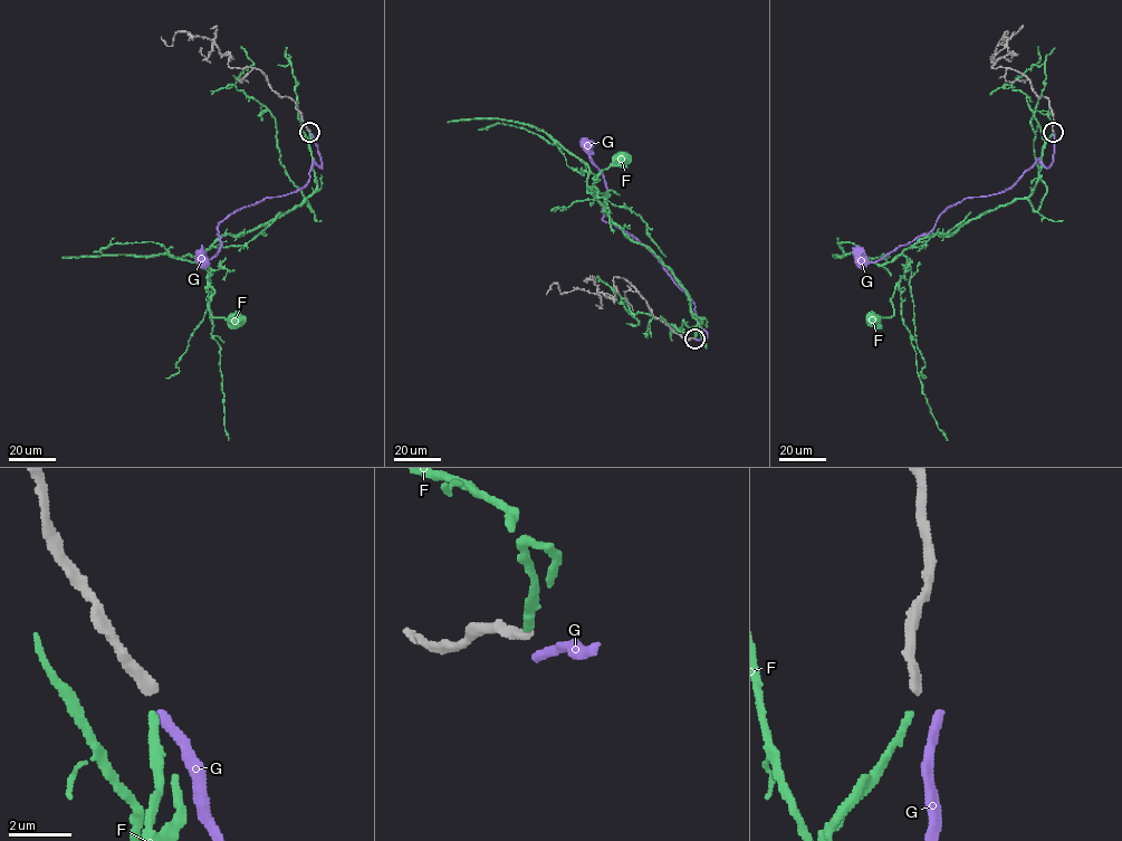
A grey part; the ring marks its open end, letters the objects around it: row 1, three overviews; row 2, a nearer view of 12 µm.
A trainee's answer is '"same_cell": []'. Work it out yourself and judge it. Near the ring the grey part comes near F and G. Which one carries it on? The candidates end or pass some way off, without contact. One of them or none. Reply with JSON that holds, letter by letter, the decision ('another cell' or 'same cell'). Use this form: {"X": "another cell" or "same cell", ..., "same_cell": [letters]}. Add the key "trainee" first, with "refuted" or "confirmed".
{"trainee": "refuted", "F": "same cell", "G": "another cell", "same_cell": ["F"]}

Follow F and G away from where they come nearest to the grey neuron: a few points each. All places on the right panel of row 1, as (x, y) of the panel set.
F: (1053, 133), (1033, 192), (908, 247), (893, 314), (873, 319)
G: (1054, 133), (1047, 168), (1037, 159), (1009, 188), (966, 198), (941, 213), (929, 231), (876, 261), (859, 260)

